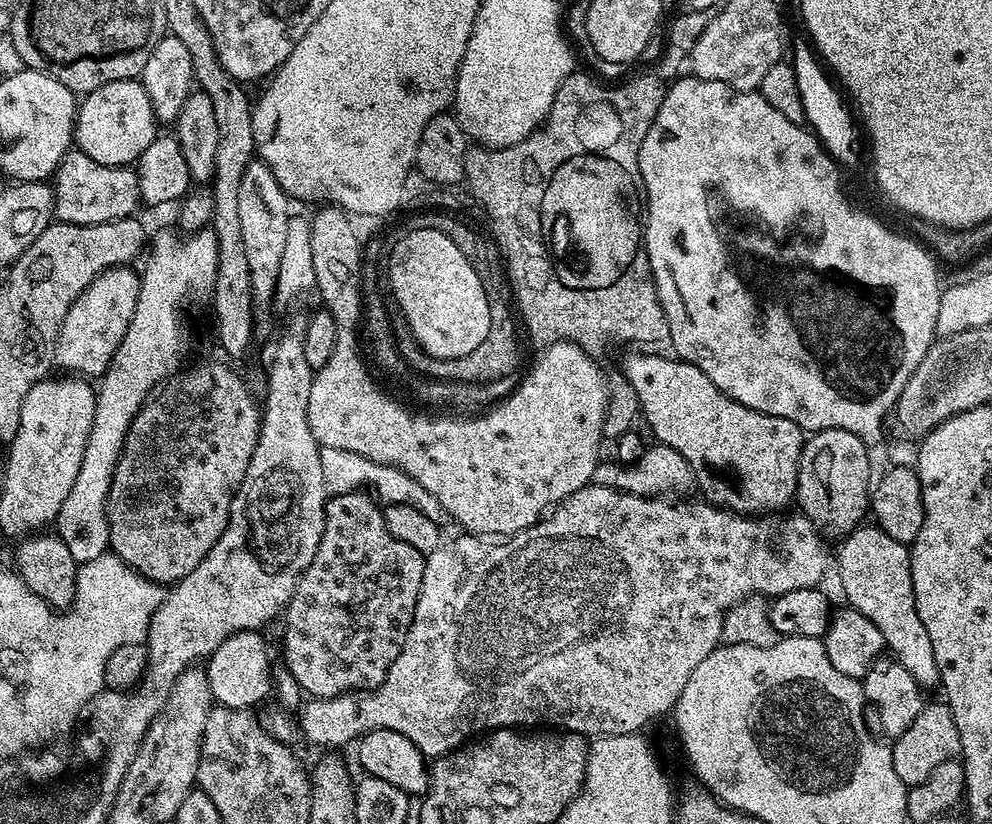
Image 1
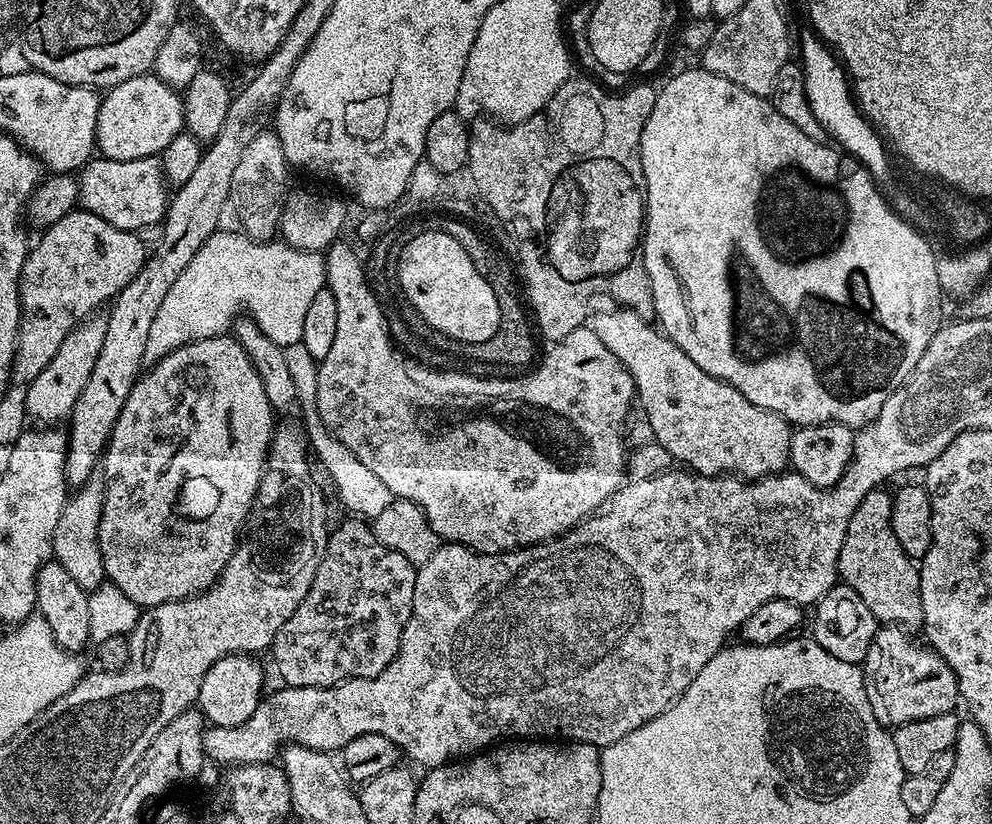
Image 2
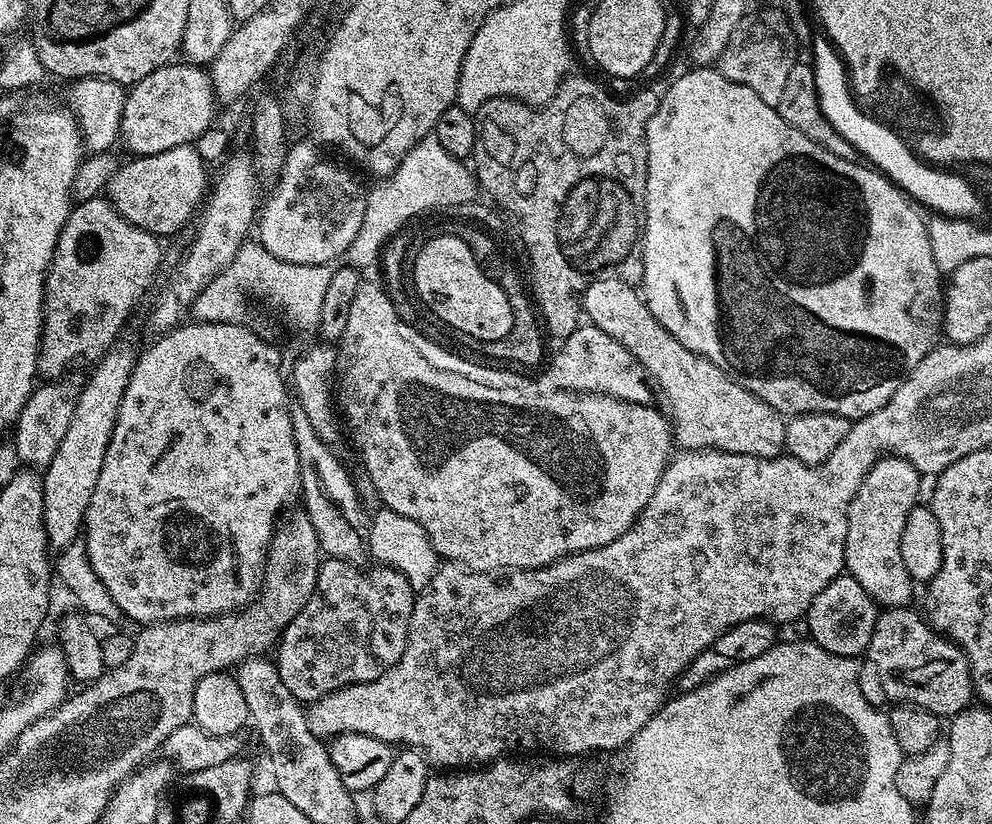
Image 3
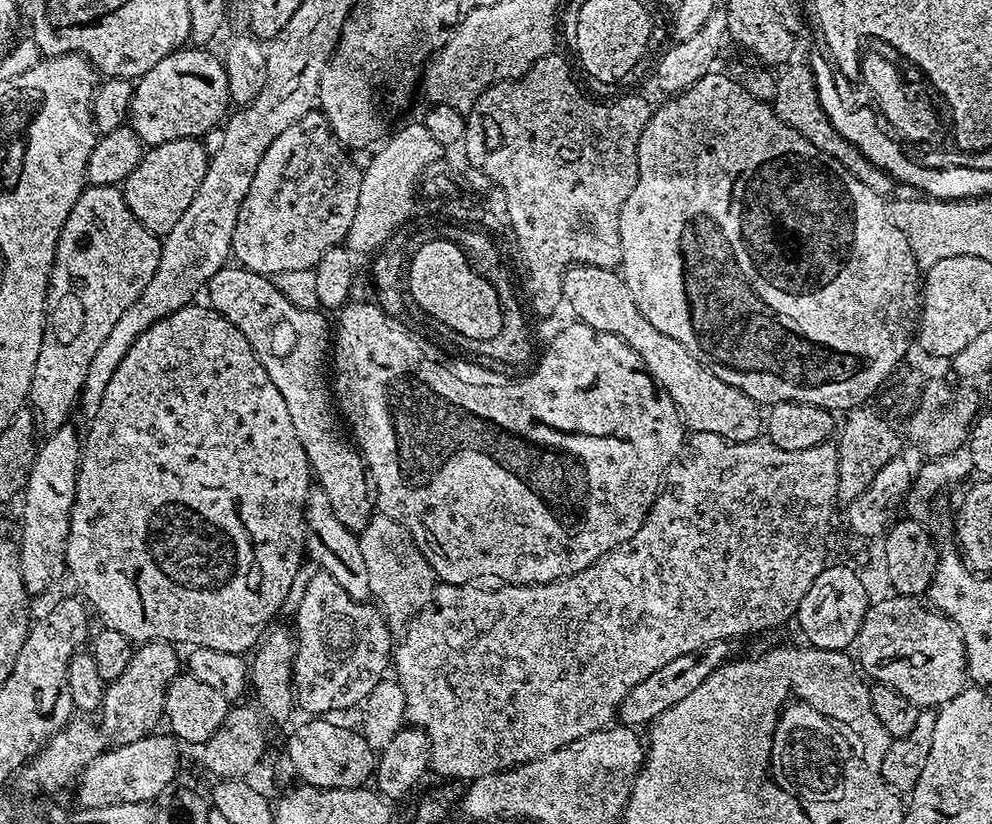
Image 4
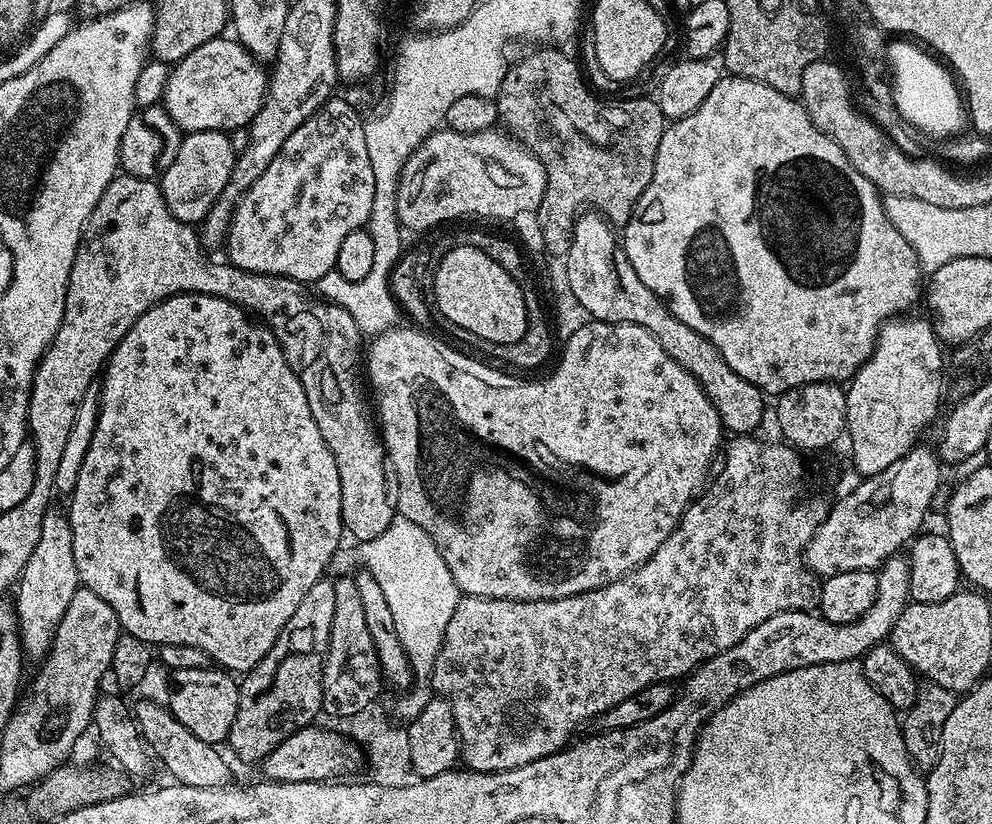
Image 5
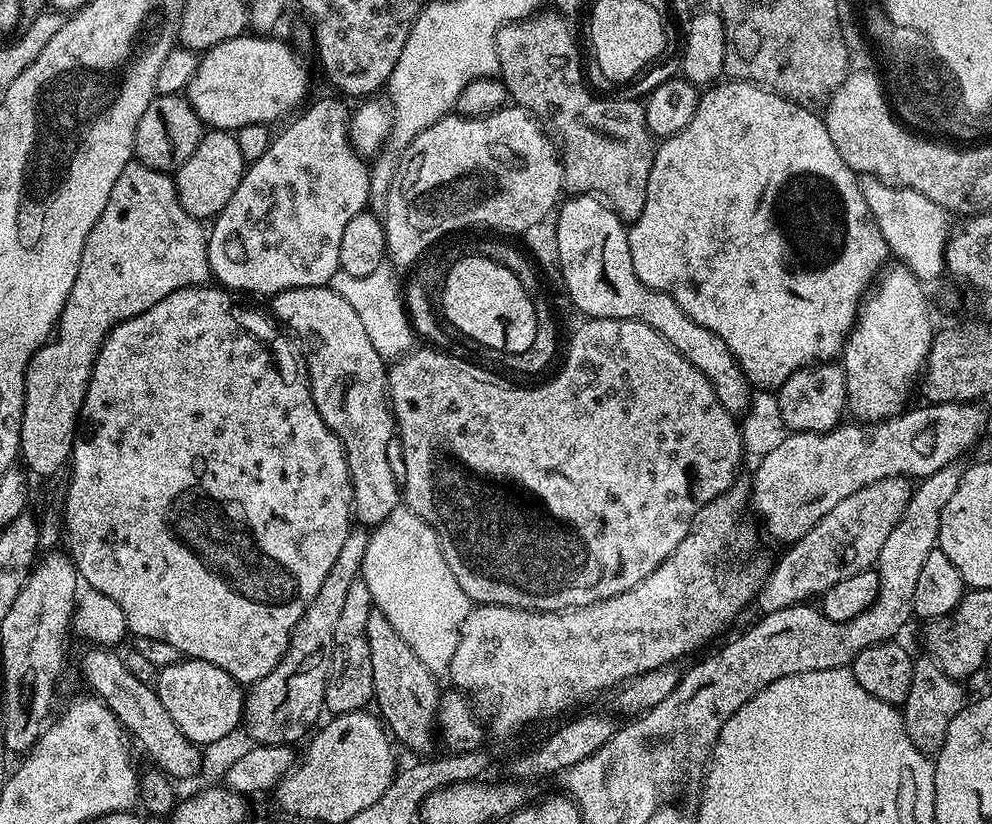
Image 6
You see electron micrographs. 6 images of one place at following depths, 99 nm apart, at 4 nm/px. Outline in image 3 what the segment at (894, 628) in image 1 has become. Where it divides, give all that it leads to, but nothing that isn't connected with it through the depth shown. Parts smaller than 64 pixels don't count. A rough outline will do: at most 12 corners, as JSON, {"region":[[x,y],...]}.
{"region":[[885,455],[846,526],[844,567],[885,609],[913,603],[900,535],[921,472]]}

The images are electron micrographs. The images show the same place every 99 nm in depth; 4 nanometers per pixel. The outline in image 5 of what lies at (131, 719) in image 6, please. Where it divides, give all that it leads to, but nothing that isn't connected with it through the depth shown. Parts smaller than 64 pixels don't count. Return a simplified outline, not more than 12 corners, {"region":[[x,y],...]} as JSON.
{"region":[[163,703],[134,704],[151,755],[177,784],[229,783],[221,749]]}

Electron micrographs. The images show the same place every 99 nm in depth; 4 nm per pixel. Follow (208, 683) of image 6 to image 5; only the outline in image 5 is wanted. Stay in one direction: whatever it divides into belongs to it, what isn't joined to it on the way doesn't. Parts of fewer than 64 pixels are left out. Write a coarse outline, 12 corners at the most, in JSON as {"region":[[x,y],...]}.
{"region":[[216,666],[171,673],[166,707],[223,745],[240,685]]}

